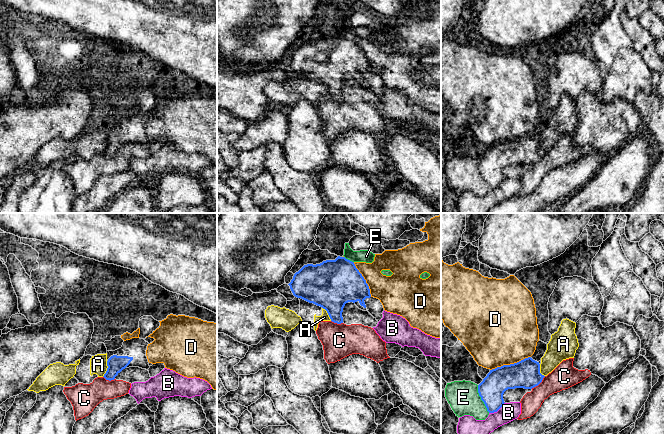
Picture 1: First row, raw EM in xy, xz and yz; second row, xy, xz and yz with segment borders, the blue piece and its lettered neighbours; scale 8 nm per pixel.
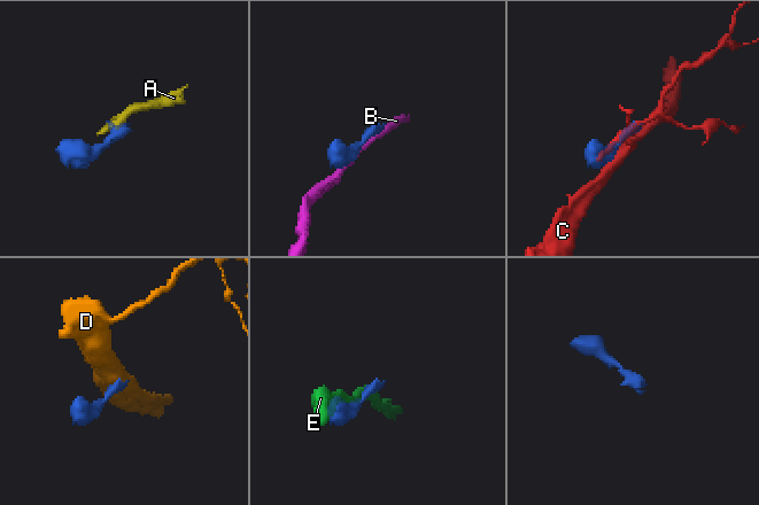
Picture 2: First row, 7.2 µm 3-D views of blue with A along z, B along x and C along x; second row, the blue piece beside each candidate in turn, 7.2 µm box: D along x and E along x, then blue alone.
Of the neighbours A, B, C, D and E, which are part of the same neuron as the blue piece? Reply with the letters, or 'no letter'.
no letter

